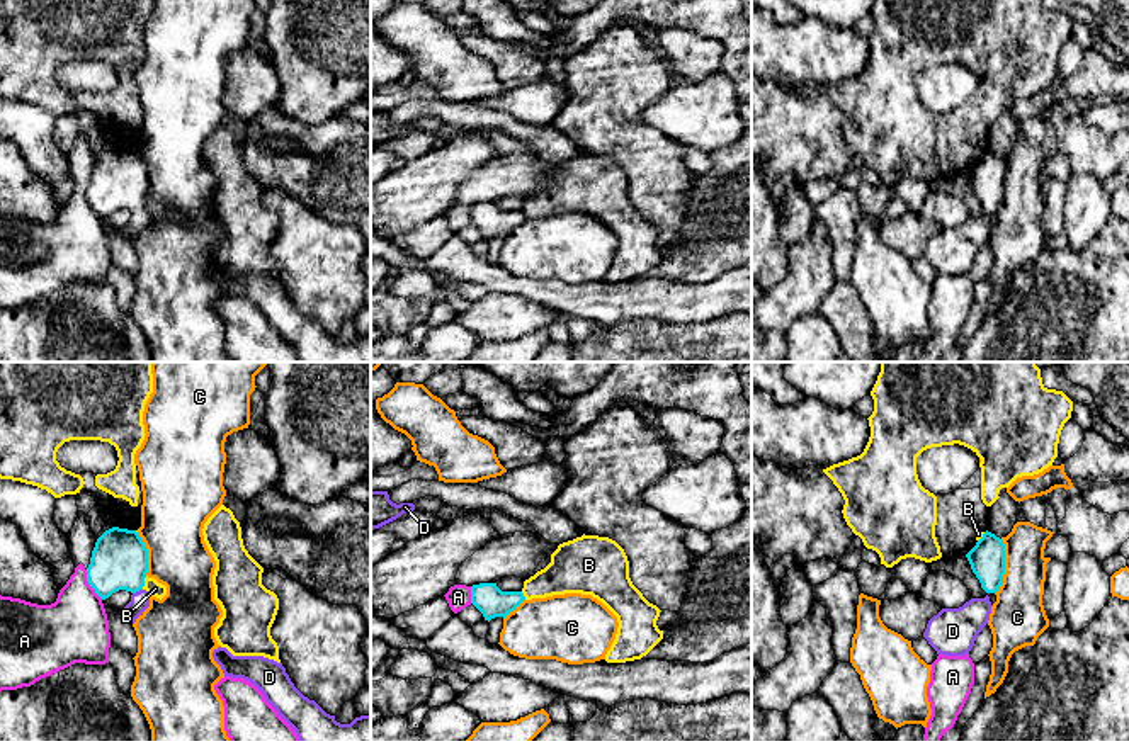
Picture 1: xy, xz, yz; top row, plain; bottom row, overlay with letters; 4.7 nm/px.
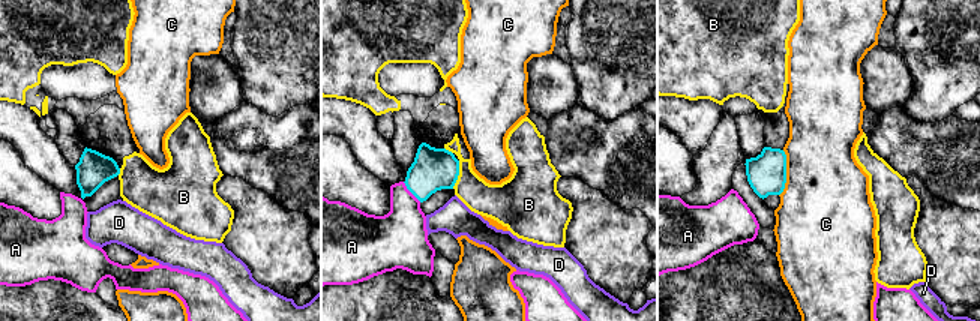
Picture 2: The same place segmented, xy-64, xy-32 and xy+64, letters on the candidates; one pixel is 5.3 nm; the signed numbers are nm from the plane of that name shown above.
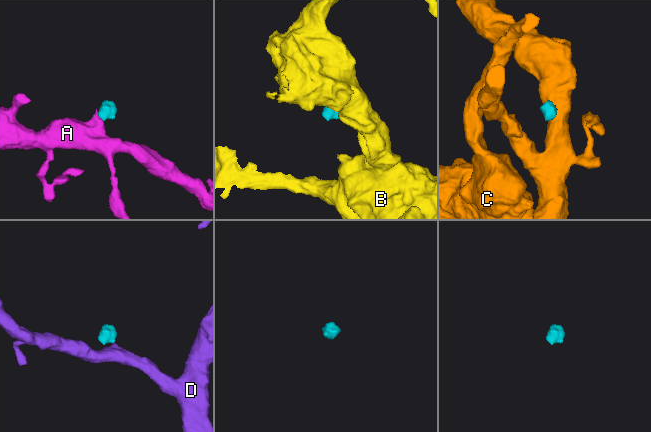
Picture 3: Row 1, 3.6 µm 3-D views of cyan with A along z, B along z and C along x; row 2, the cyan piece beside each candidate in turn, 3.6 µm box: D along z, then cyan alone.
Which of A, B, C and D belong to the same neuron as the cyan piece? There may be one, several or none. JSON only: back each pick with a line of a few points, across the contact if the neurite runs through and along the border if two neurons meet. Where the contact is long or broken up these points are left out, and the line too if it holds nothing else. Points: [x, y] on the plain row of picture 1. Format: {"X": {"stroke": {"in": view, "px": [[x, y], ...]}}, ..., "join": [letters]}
{"D": {"stroke": {"in": "xy", "px": [[119, 179], [136, 209], [140, 220]]}}, "join": ["D"]}

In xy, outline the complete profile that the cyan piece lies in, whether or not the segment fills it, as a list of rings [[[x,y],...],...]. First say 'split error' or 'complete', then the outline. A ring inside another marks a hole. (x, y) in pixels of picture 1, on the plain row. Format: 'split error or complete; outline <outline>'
split error; outline [[[112,146],[95,161],[87,201],[105,219],[119,209],[131,211],[131,221],[121,229],[134,243],[150,226],[150,214],[143,207],[148,192],[148,168],[136,150]]]

